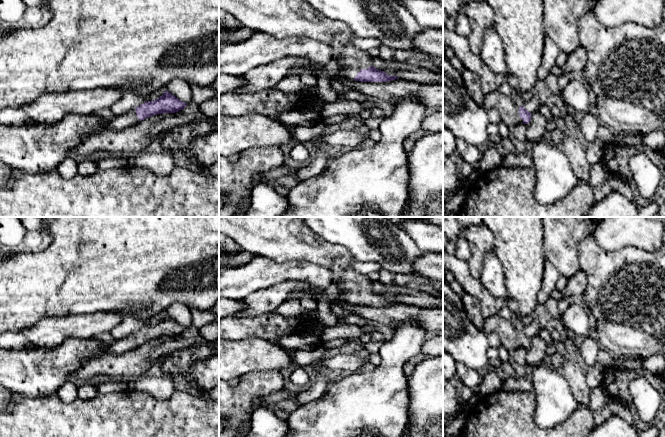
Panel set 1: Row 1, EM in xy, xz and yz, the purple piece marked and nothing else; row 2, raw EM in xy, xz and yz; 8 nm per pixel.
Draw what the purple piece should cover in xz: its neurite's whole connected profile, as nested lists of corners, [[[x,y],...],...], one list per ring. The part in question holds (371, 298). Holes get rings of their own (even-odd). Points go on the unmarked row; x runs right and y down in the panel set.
[[[219,217],[219,233],[231,238],[243,251],[273,261],[309,262],[325,267],[332,273],[332,282],[345,294],[346,302],[361,306],[387,306],[399,303],[372,290],[367,275],[353,268],[355,259],[347,248],[330,244],[314,233],[301,217]]]

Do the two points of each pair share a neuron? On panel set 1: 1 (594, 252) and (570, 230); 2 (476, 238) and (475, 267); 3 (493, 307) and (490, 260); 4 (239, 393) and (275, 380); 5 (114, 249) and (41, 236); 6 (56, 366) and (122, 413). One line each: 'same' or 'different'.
1: different
2: same
3: different
4: same
5: different
6: different

